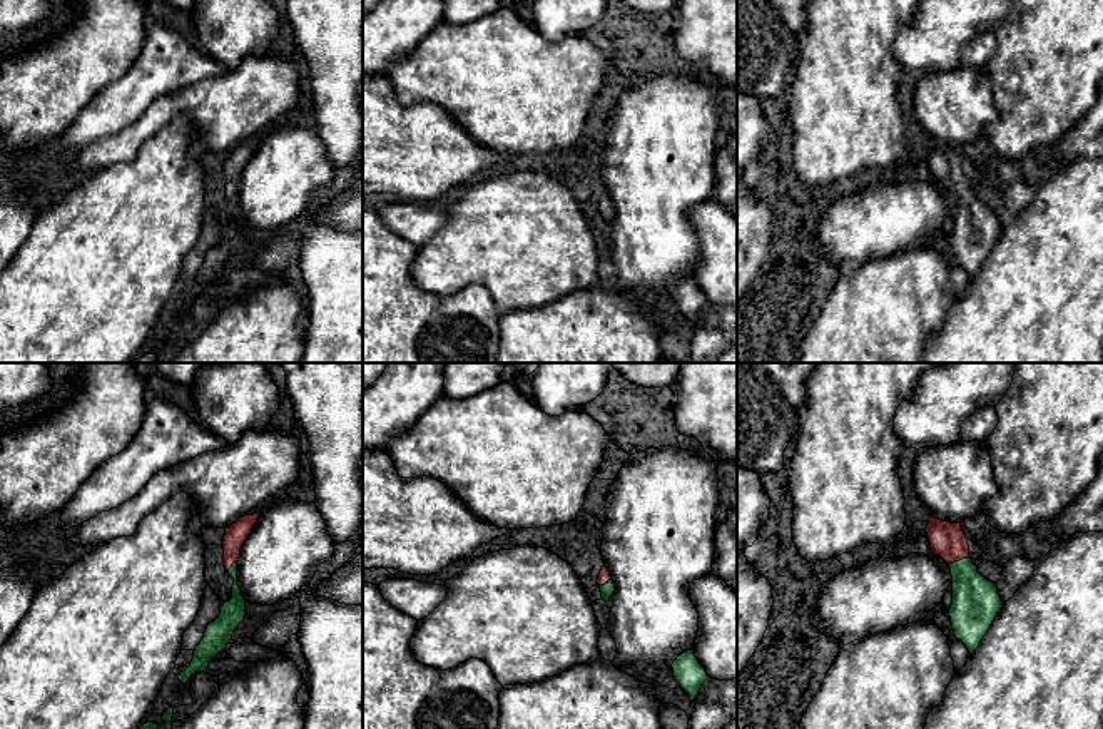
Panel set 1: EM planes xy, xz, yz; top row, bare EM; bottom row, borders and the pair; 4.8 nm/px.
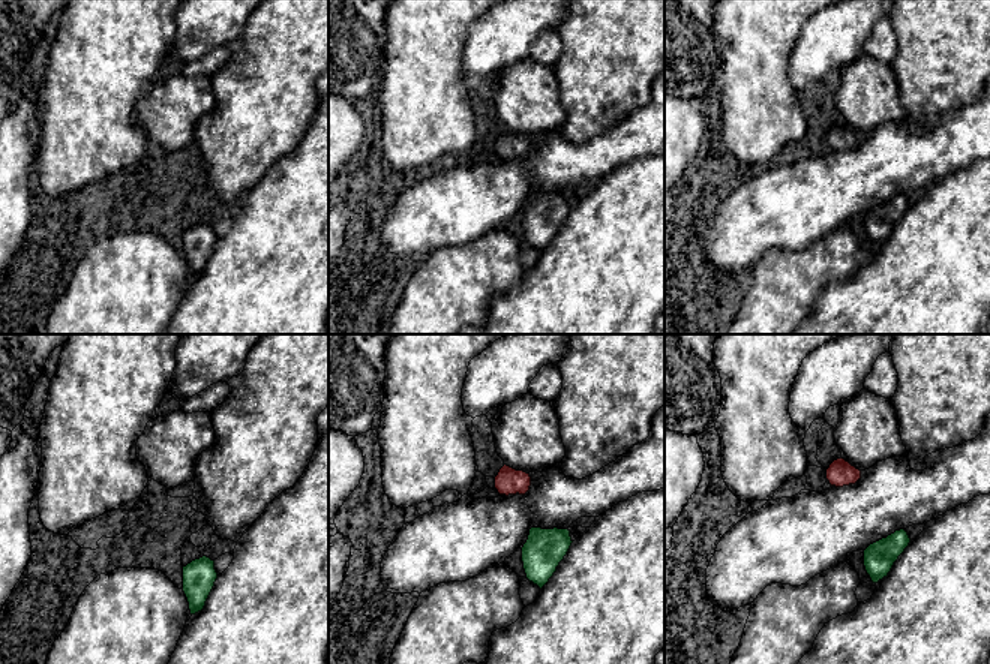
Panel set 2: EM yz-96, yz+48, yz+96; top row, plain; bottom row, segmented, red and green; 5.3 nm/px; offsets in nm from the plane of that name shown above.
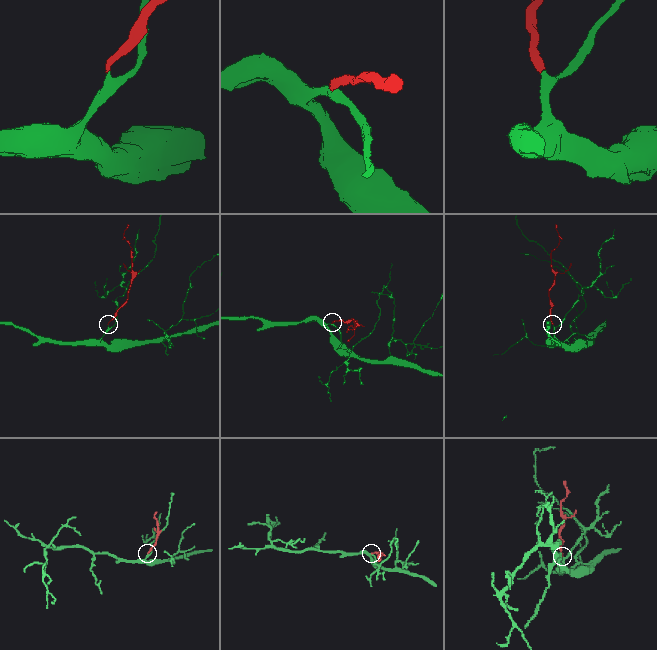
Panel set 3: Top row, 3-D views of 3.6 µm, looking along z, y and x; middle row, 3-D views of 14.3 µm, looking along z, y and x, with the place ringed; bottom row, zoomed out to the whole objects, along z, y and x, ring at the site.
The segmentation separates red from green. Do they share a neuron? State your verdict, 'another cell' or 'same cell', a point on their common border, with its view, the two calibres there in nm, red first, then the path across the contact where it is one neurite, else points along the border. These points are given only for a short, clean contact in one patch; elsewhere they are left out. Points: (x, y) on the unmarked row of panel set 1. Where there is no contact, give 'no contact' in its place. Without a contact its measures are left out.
same cell | yz (958, 186) | 170/220 nm | across yz (948, 166), (958, 186), (976, 228)

